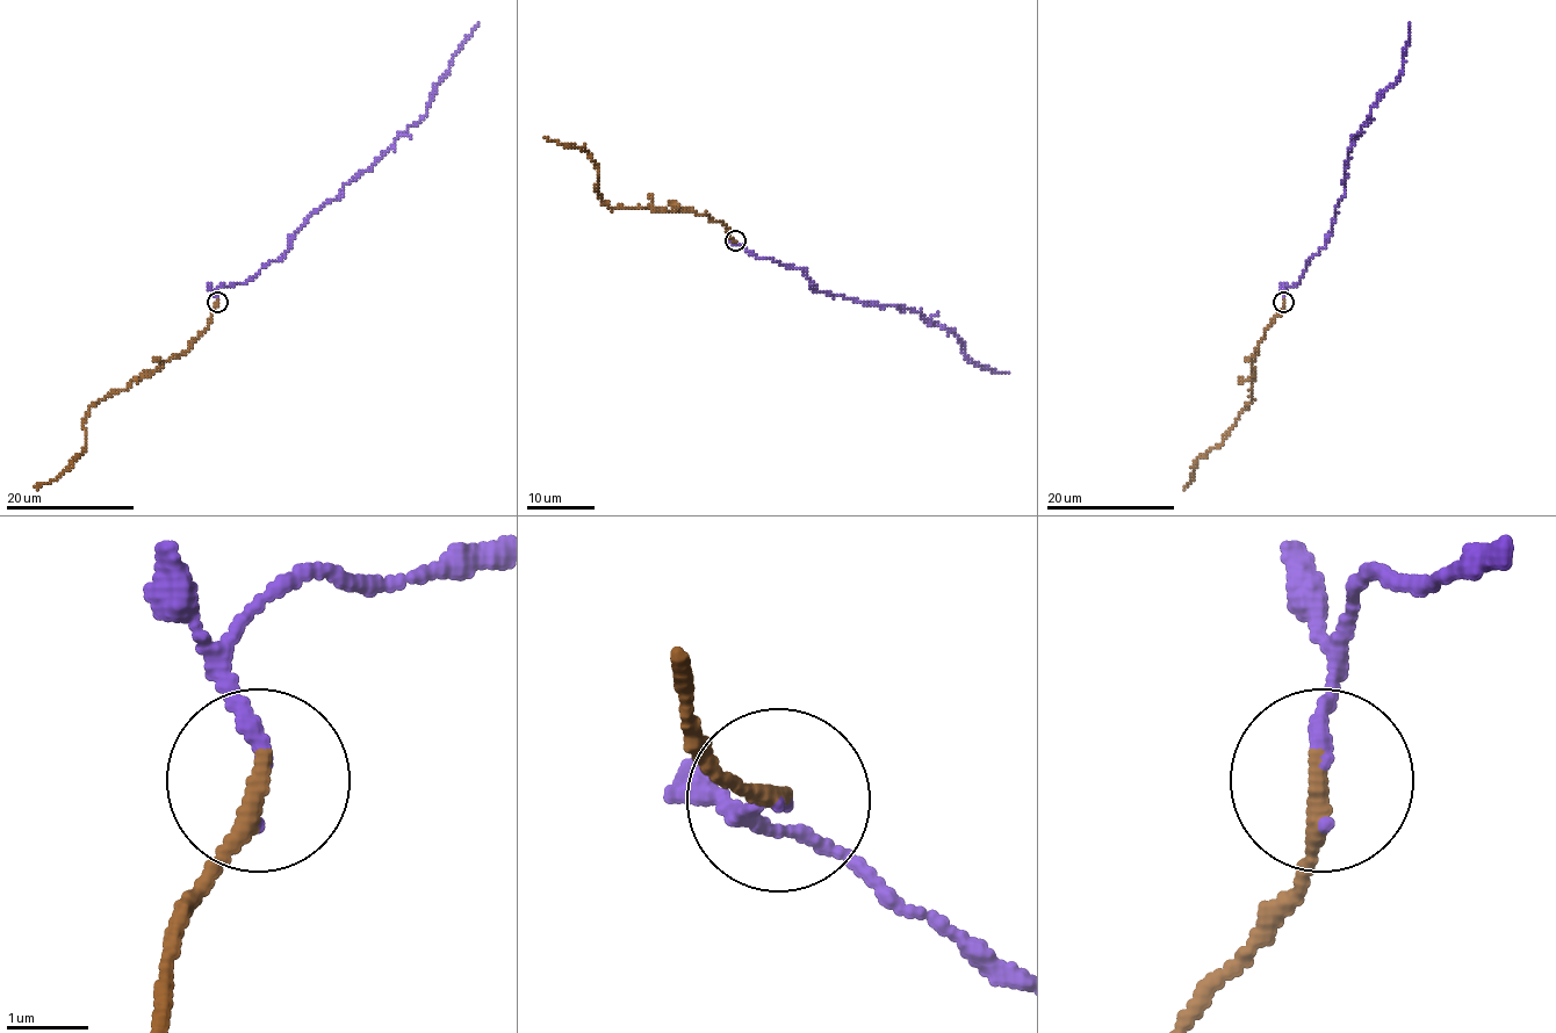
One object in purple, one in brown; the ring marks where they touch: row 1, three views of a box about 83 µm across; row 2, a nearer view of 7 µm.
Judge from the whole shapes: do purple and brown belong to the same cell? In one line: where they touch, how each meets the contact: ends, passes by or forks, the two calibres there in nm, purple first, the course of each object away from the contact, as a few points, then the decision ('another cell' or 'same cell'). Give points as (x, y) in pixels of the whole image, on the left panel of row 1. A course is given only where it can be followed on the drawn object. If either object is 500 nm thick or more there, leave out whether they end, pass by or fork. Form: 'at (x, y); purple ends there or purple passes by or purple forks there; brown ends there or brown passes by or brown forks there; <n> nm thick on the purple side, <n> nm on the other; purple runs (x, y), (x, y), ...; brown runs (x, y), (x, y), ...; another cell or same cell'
at (217, 302); purple ends there; brown ends there; 180 nm thick on the purple side, 260 nm on the other; purple runs (216, 301), (220, 286), (245, 282), (280, 260), (303, 223), (424, 115), (453, 53), (478, 23); brown runs (216, 302), (209, 324), (189, 347), (96, 402), (83, 424), (85, 448), (56, 477), (35, 486); same cell

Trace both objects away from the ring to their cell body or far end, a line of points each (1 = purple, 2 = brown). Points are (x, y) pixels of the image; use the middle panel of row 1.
1: (735, 240), (765, 259), (800, 267), (826, 293), (866, 306), (910, 308), (952, 330), (974, 363), (1009, 374)
2: (735, 240), (727, 228), (706, 214), (686, 209), (609, 207), (596, 190), (597, 165), (583, 150), (545, 138)

